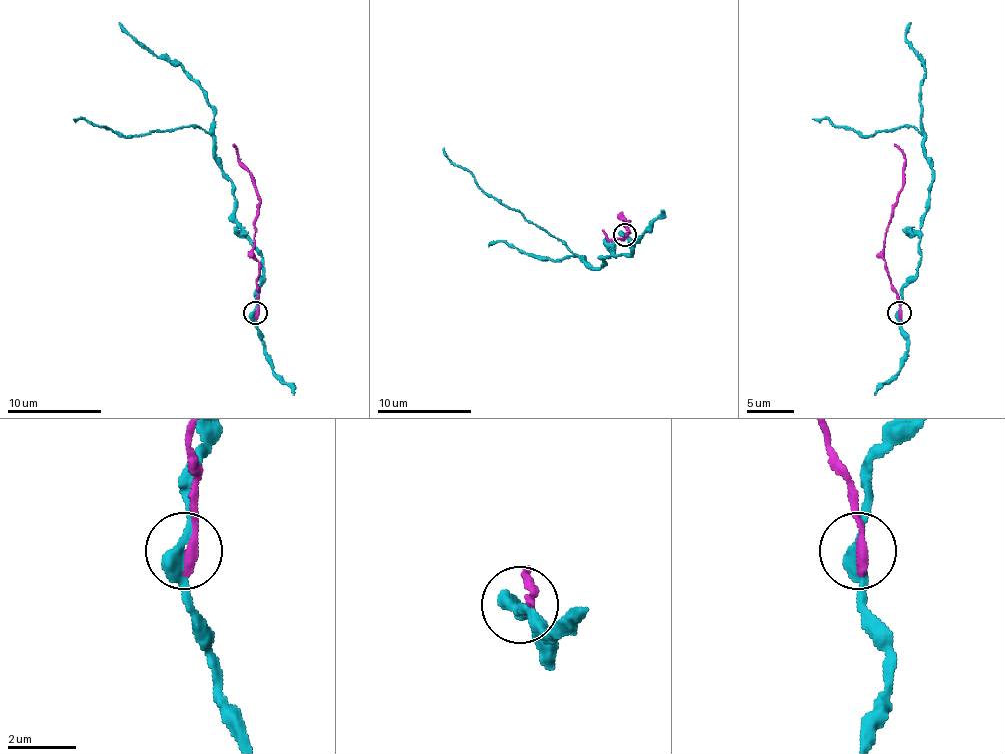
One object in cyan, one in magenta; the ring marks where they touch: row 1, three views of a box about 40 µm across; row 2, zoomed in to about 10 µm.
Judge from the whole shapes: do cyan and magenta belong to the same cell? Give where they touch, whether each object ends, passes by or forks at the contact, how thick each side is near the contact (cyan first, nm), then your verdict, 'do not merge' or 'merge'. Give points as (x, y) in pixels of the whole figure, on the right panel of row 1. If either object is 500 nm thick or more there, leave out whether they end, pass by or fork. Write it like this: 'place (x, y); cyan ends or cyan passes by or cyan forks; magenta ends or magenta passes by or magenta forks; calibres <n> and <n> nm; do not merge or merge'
place (899, 312); cyan passes by; magenta ends; calibres 360 and 320 nm; do not merge

